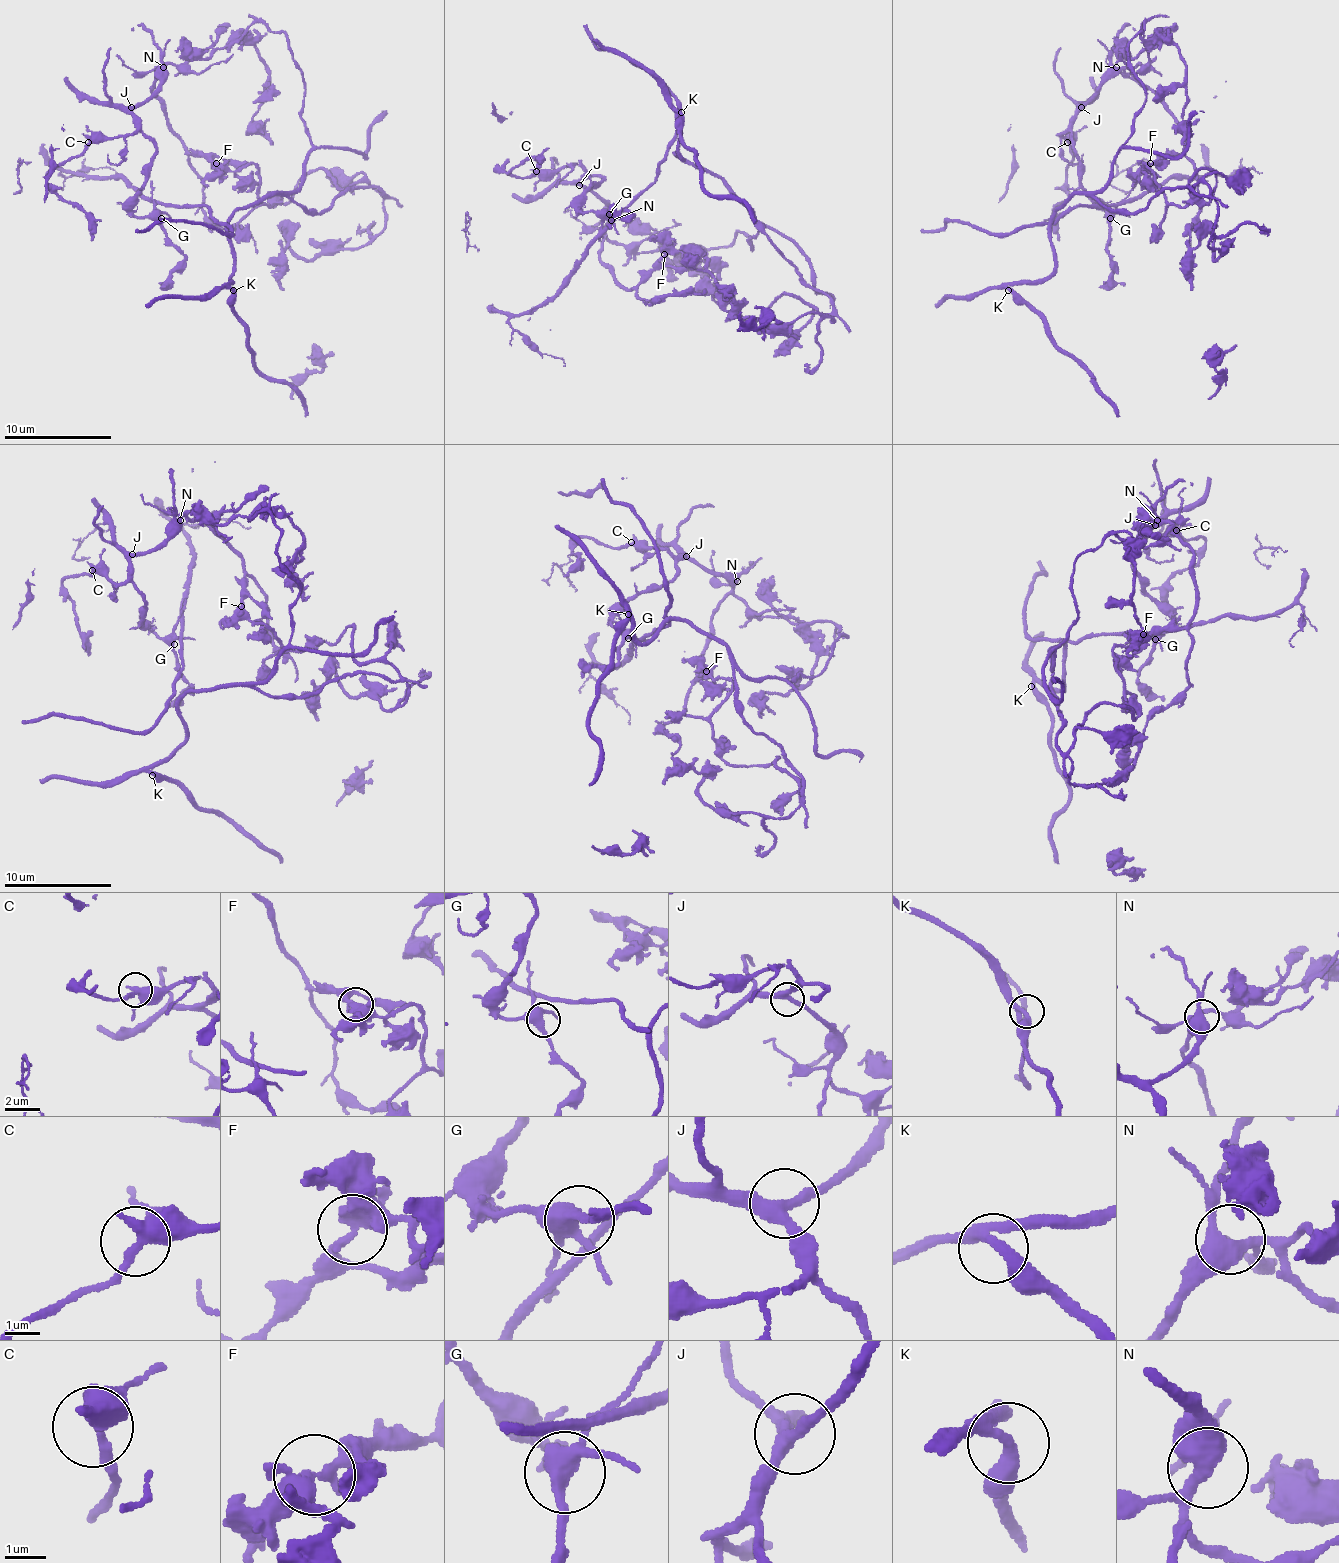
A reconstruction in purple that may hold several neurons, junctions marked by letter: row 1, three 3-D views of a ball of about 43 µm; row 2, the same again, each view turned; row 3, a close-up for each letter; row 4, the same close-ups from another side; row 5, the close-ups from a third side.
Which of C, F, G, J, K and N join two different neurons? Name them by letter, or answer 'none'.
F

